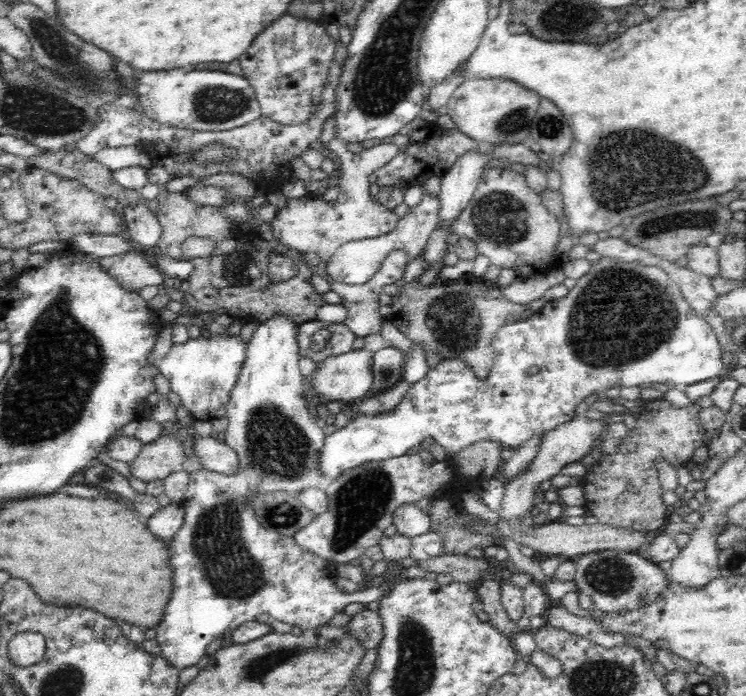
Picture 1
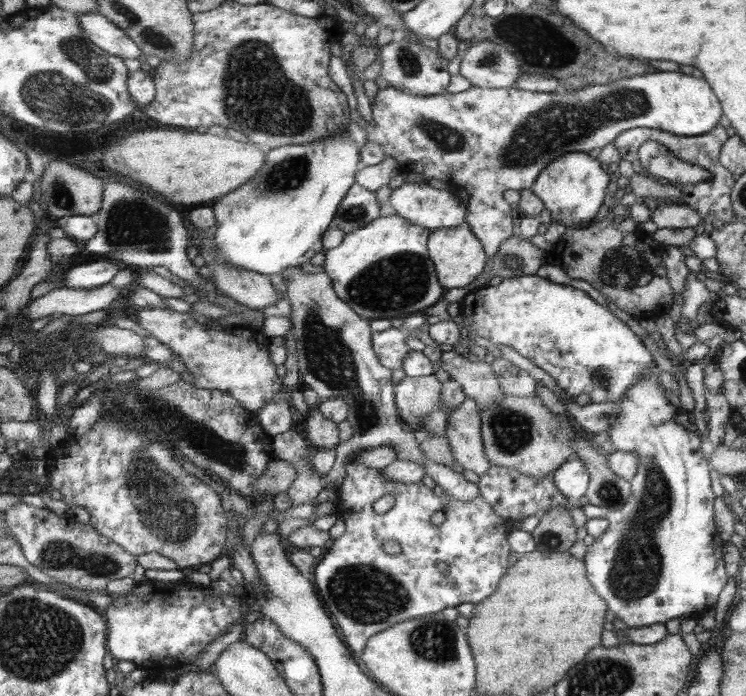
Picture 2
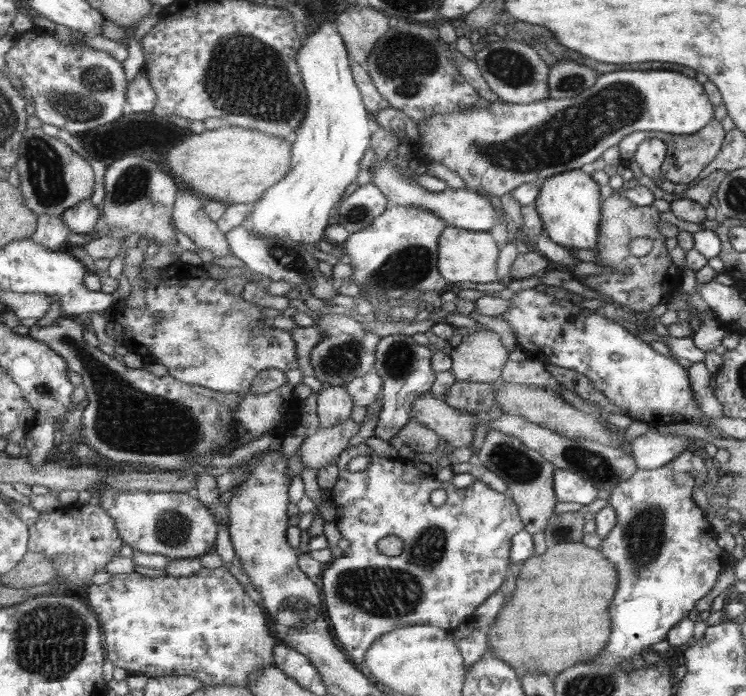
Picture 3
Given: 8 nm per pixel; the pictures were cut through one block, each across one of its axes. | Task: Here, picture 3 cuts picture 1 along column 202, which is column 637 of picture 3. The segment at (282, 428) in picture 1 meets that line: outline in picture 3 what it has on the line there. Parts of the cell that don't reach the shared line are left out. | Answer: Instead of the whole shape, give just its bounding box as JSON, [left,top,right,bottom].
[593,450,729,668]

